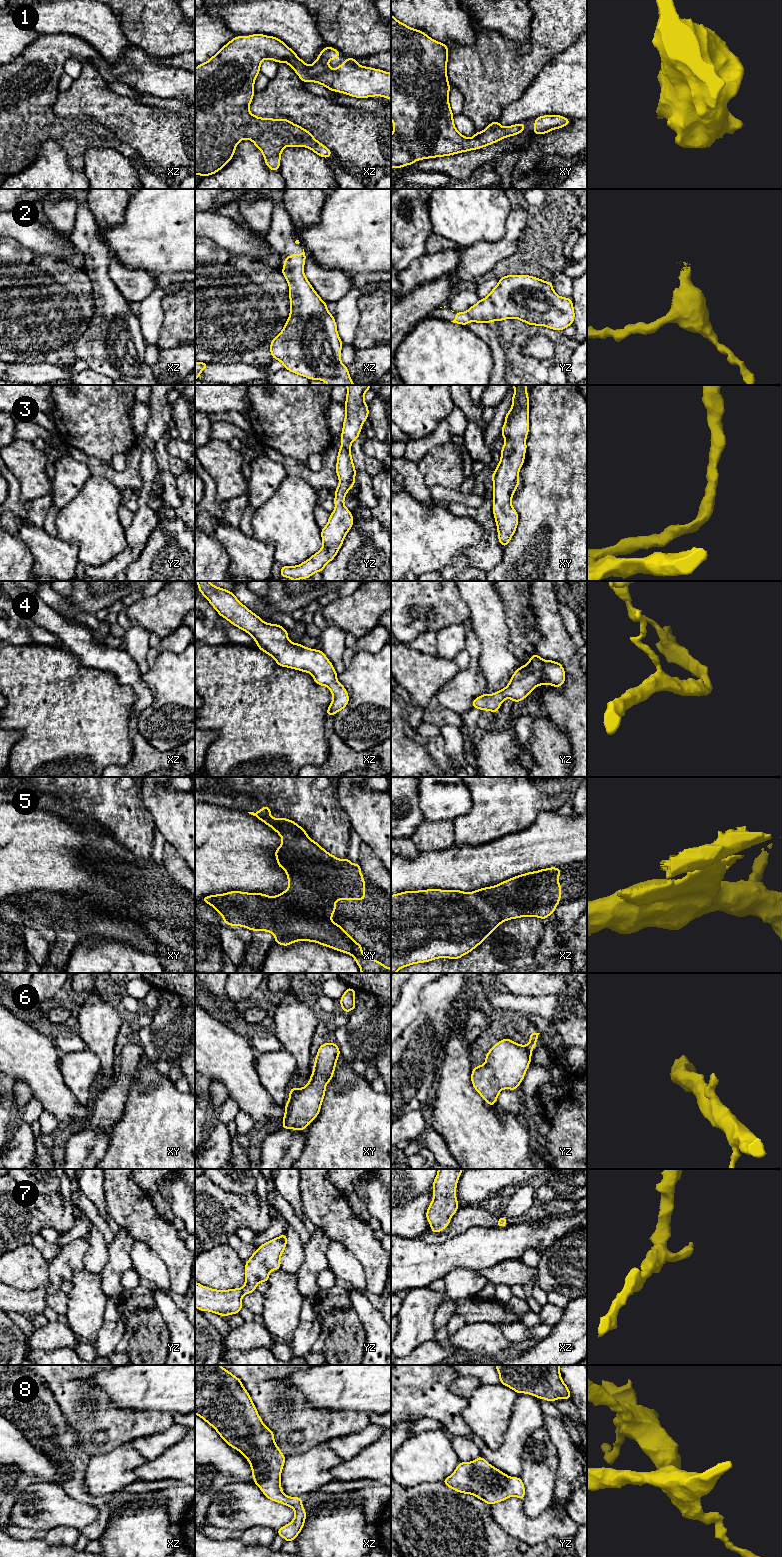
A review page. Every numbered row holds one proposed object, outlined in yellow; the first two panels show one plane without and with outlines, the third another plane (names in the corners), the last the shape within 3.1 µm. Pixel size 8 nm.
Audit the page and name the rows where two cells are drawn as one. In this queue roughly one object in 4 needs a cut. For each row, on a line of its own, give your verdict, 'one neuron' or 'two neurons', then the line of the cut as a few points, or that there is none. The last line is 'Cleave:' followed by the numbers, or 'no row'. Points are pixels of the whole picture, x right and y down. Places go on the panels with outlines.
1: one neuron; cut none
2: one neuron; cut none
3: one neuron; cut none
4: one neuron; cut none
5: two neurons; cut xy (283, 892), (294, 901), (307, 905)
6: one neuron; cut none
7: one neuron; cut none
8: one neuron; cut none
Cleave: 5

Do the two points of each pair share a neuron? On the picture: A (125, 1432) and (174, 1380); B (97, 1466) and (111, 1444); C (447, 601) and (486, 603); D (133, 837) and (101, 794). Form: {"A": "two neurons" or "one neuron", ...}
{"A": "two neurons", "B": "two neurons", "C": "two neurons", "D": "one neuron"}

